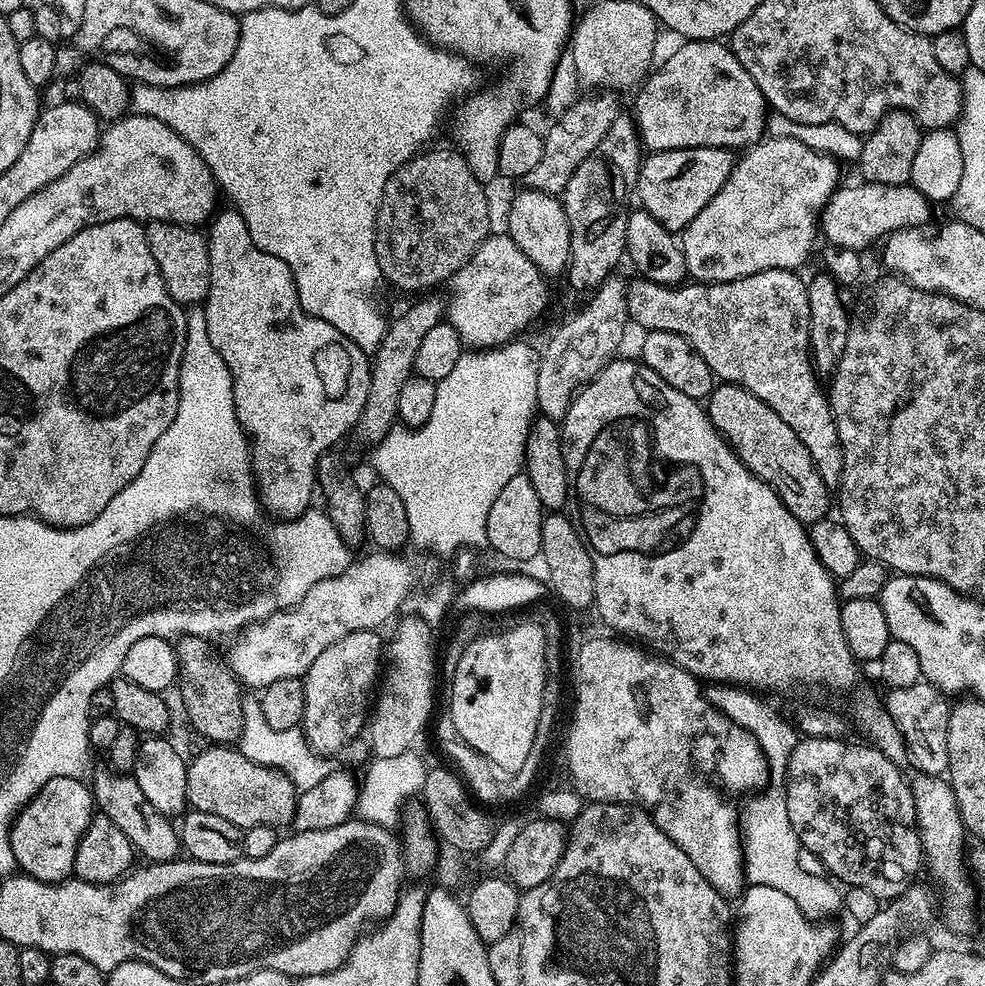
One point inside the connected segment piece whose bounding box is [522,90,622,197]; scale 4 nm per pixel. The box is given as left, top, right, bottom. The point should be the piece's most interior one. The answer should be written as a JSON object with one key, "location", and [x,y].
{"location":[575,135]}

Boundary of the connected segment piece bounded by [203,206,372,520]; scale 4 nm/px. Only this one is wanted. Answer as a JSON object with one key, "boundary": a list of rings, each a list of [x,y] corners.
{"boundary":[[[228,206],[226,210],[217,211],[213,215],[206,228],[208,238],[208,253],[210,254],[210,290],[204,299],[203,310],[206,314],[206,330],[210,334],[210,342],[214,342],[214,350],[222,354],[222,362],[232,375],[232,389],[234,390],[234,410],[238,414],[238,422],[244,427],[244,434],[250,441],[252,449],[252,471],[256,473],[256,486],[260,503],[263,504],[265,512],[273,518],[281,520],[294,520],[303,512],[309,511],[312,500],[312,491],[318,488],[318,469],[320,458],[325,452],[331,452],[337,446],[336,443],[343,438],[347,432],[351,433],[360,421],[362,406],[366,406],[366,394],[370,390],[370,367],[369,353],[363,352],[346,334],[334,330],[330,322],[322,322],[320,318],[314,318],[310,313],[305,312],[300,305],[300,299],[296,293],[296,283],[292,277],[290,266],[282,262],[282,258],[274,258],[274,254],[266,254],[250,238],[246,222],[242,214],[235,208]]]}

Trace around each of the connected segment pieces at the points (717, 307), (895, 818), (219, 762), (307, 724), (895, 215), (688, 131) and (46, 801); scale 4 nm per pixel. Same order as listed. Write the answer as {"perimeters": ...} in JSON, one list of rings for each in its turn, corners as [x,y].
{"perimeters":[[[[791,268],[762,270],[746,278],[731,280],[728,284],[701,284],[688,282],[683,286],[659,284],[653,280],[636,278],[628,284],[628,319],[633,325],[644,328],[645,333],[669,332],[684,336],[690,346],[710,366],[717,381],[739,384],[750,394],[762,398],[802,438],[802,446],[810,450],[822,482],[830,490],[840,487],[844,479],[844,451],[838,438],[836,419],[832,417],[829,397],[820,389],[817,373],[812,366],[810,350],[810,302],[808,285]]],[[[835,736],[797,739],[788,763],[786,810],[801,845],[811,851],[825,869],[829,868],[841,885],[870,890],[870,894],[887,902],[917,883],[920,868],[922,872],[924,847],[916,824],[916,799],[909,777],[900,773],[901,765],[897,761],[886,758],[875,746],[862,748],[846,741]]],[[[208,746],[205,752],[191,757],[186,778],[189,805],[197,812],[218,814],[218,818],[226,818],[226,822],[234,822],[234,826],[246,829],[259,824],[269,824],[279,829],[283,824],[291,825],[296,813],[298,789],[292,785],[291,778],[276,768],[267,768],[264,764],[246,758],[243,752],[232,746]]],[[[376,630],[346,634],[334,646],[326,646],[314,658],[314,666],[304,673],[306,710],[302,731],[317,756],[327,758],[342,751],[359,732],[361,735],[365,731],[386,656],[386,644],[380,641],[380,635]]],[[[859,182],[853,188],[837,187],[833,192],[831,199],[824,205],[822,215],[818,221],[822,229],[822,236],[828,239],[829,245],[837,248],[855,248],[864,250],[867,244],[883,241],[892,235],[893,232],[900,232],[904,228],[918,228],[929,223],[928,208],[930,202],[918,189],[912,187],[911,183],[906,184],[869,184]]],[[[689,40],[681,45],[635,93],[634,119],[641,145],[653,153],[671,148],[744,150],[757,143],[766,132],[766,101],[731,47],[715,40]]],[[[63,776],[62,778],[50,778],[38,794],[23,808],[12,822],[12,831],[8,833],[8,841],[12,844],[14,858],[21,873],[33,876],[47,884],[58,884],[62,880],[69,879],[76,867],[76,855],[78,846],[86,834],[86,830],[92,825],[94,815],[94,792],[91,787],[84,785],[85,781],[78,776]]]]}

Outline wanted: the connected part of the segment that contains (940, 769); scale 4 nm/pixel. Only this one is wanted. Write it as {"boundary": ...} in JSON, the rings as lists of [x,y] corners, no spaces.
{"boundary":[[[921,682],[905,688],[894,688],[887,693],[886,707],[894,718],[896,729],[904,739],[907,755],[917,773],[943,777],[948,770],[948,731],[950,730],[950,700],[934,684]]]}

